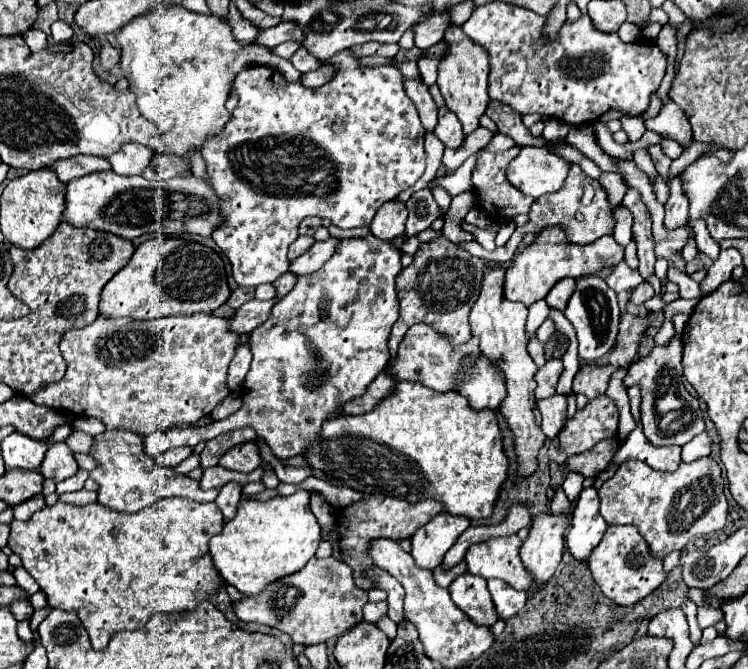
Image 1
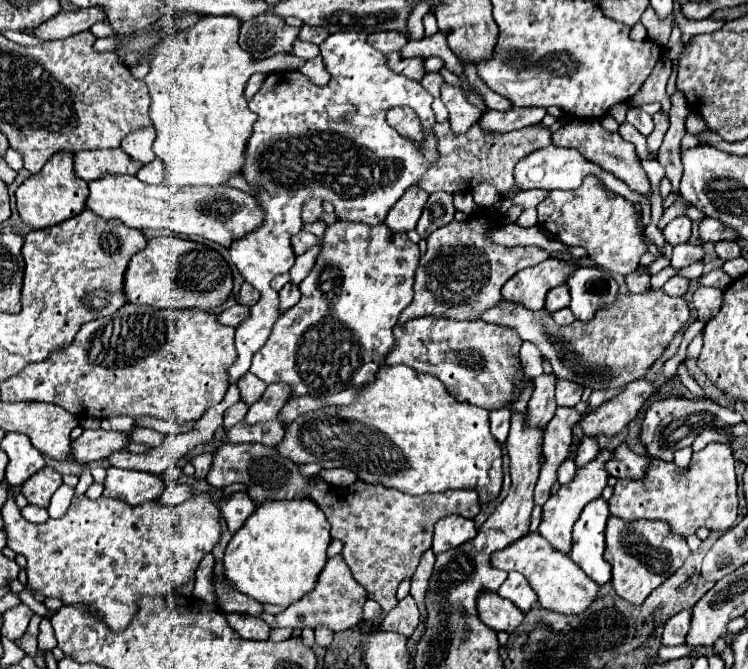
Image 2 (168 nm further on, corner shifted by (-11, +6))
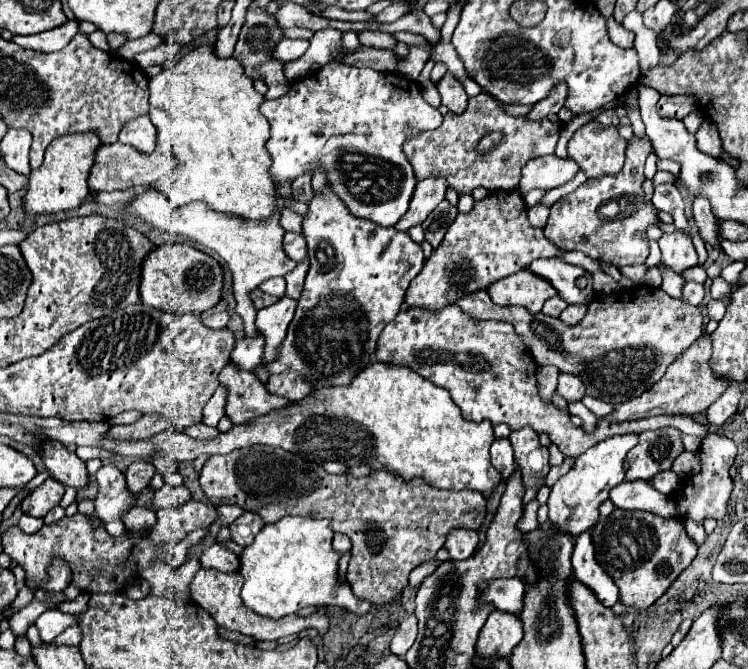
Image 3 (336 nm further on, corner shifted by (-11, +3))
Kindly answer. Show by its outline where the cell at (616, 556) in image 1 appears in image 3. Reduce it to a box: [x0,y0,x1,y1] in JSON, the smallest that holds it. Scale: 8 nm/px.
[592,509,696,609]

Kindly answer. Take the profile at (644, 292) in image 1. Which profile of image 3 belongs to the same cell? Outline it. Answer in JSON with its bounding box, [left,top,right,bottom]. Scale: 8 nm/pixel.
[682,283,704,305]

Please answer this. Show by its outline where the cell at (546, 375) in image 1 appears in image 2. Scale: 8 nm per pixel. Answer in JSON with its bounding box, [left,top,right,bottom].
[528,374,556,428]

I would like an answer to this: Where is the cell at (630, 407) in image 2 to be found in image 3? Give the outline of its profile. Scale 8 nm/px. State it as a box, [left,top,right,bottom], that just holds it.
[606,333,728,421]

